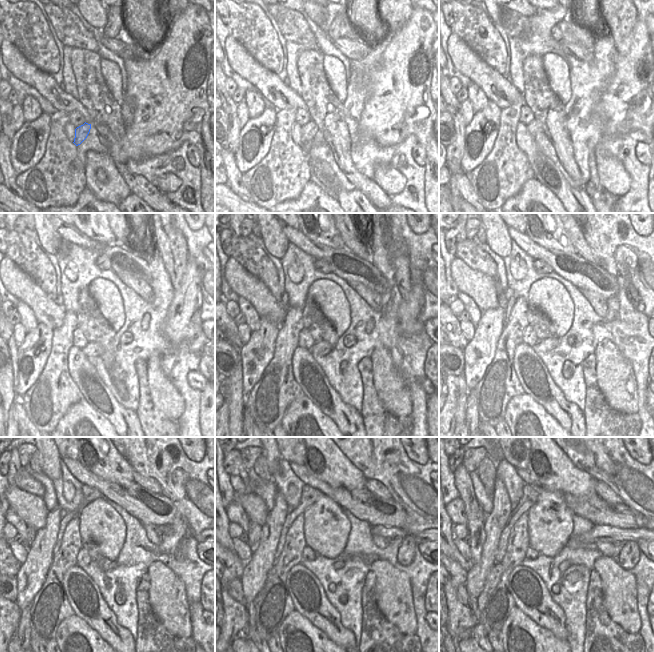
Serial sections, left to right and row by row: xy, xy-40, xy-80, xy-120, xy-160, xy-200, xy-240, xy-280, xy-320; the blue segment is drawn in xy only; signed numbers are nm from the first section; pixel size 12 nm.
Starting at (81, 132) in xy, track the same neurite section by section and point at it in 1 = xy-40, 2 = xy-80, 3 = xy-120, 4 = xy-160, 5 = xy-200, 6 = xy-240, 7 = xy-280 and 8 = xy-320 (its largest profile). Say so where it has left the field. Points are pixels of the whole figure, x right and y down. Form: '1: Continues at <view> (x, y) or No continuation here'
1: Continues at xy-40 (309, 130)
2: Continues at xy-80 (534, 127)
3: Continues at xy-120 (93, 349)
4: Continues at xy-160 (322, 348)
5: Continues at xy-200 (548, 344)
6: Continues at xy-240 (104, 564)
7: Continues at xy-280 (338, 565)
8: Continues at xy-320 (564, 565)

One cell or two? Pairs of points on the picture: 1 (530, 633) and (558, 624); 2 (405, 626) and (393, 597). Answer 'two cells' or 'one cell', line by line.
1: two cells
2: one cell

